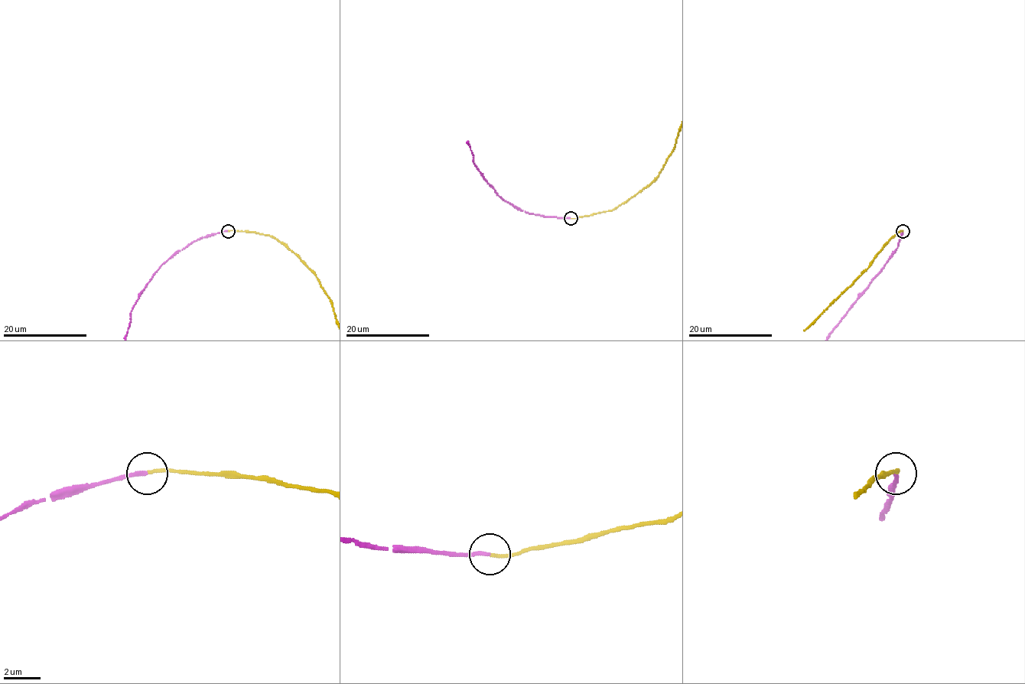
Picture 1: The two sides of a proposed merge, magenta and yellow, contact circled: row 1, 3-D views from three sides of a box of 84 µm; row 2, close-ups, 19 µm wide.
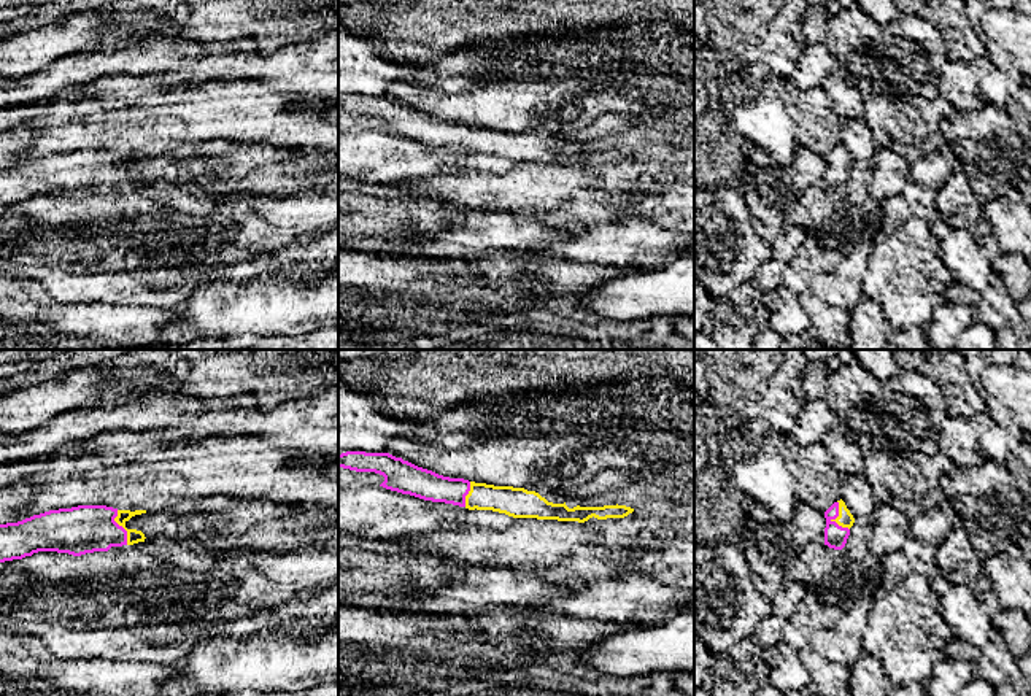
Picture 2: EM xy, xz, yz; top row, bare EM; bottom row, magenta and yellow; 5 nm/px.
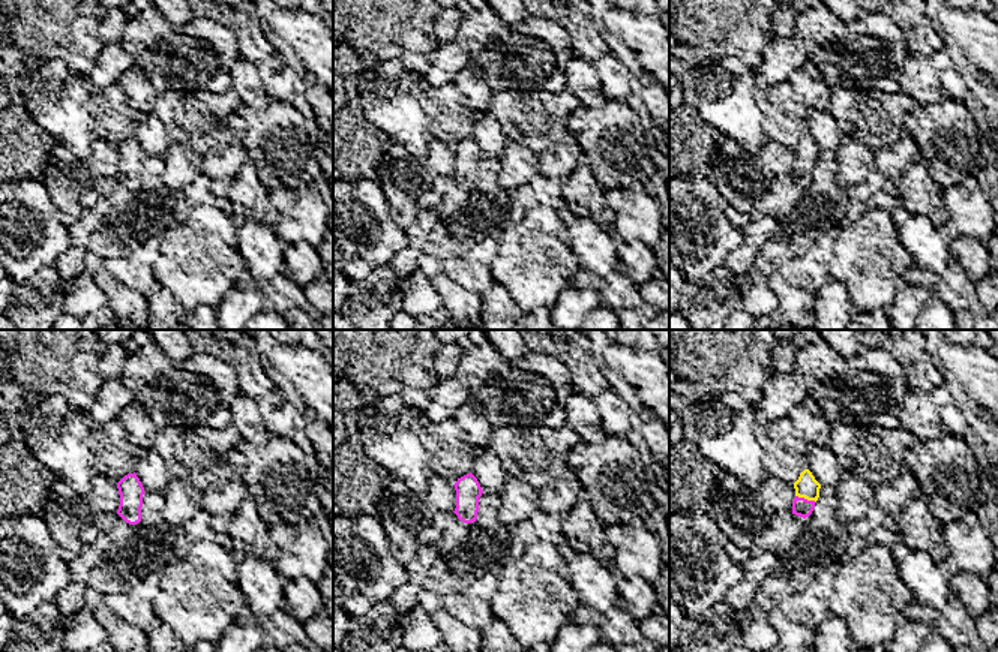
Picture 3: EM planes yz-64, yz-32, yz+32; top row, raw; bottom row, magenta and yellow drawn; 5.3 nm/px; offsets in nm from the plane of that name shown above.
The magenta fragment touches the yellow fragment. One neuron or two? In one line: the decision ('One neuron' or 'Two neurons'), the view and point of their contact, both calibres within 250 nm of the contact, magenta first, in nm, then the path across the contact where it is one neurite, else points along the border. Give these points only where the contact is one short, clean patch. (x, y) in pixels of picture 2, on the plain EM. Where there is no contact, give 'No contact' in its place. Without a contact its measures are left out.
One neuron. Touches magenta at yz (836, 161). Thickness 120 nm (magenta) against 80 nm. Path across: yz (836, 180), (836, 161), (845, 162)

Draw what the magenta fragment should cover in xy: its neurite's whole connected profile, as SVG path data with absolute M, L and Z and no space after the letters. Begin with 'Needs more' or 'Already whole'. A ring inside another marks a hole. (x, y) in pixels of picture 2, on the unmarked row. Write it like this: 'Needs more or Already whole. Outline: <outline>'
Needs more. Outline: M78 149L0 168L0 207L22 203L38 195L81 200L145 186L141 175L125 172L132 160L141 157L146 154Z

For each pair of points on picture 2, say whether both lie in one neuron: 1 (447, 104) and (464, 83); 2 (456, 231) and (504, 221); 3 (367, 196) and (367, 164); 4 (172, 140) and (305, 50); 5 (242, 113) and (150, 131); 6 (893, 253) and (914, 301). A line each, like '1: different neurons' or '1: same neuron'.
1: different neurons
2: same neuron
3: different neurons
4: different neurons
5: same neuron
6: same neuron

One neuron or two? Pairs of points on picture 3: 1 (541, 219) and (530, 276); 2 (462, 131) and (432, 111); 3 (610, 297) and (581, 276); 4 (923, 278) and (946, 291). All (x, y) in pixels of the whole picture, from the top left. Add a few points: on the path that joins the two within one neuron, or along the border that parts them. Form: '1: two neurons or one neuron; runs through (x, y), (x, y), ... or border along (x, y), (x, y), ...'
1: one neuron; runs through (536, 233), (535, 263)
2: one neuron; runs through (455, 129), (440, 119)
3: one neuron; runs through (602, 290), (593, 281), (589, 281)
4: one neuron; runs through (929, 279), (940, 287)

